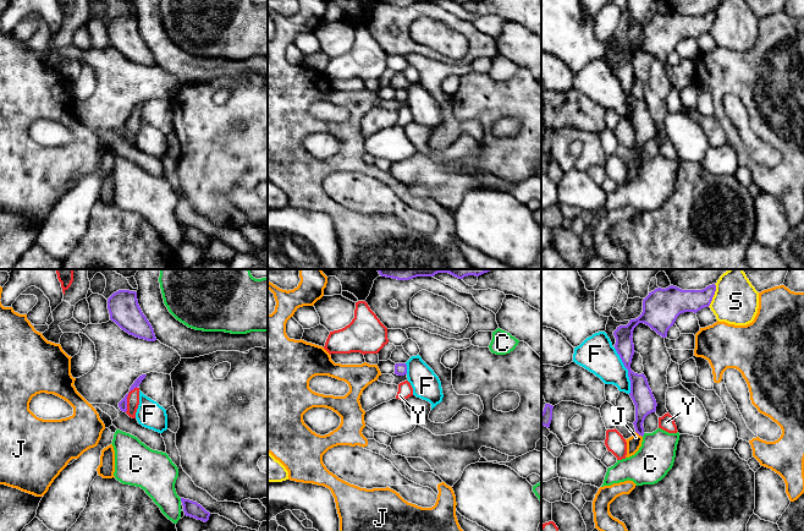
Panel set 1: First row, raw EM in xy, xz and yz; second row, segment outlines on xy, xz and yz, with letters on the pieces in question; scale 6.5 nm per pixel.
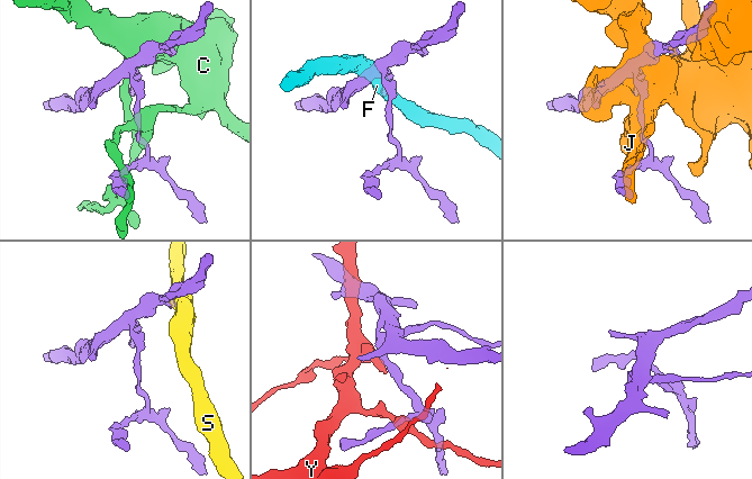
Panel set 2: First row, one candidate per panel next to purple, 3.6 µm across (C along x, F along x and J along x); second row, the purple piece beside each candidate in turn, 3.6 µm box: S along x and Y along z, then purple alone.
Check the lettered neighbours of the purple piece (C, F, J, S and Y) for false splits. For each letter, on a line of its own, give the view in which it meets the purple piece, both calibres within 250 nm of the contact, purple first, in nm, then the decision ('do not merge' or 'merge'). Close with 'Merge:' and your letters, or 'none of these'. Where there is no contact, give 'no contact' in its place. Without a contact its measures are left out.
C: xy | 100/260 nm | do not merge
F: yz | 140/240 nm | do not merge
J: yz | 140/90 nm | do not merge
S: yz | 170/300 nm | do not merge
Y: xy | 60/80 nm | do not merge
Merge: none of these

